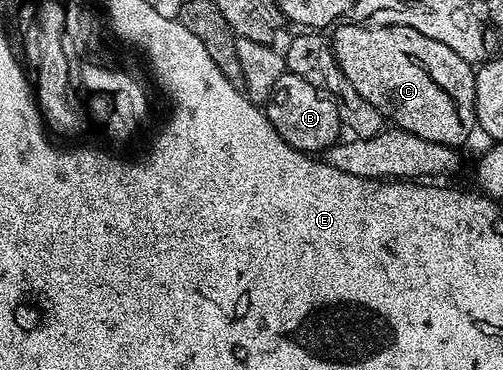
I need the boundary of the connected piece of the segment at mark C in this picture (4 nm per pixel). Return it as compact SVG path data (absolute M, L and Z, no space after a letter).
M342 21L333 31L334 56L344 77L352 81L356 93L368 105L382 114L383 120L391 119L397 130L449 147L461 148L470 134L475 134L475 68L464 57L452 53L448 45L440 45L440 41L432 41L432 37L404 25L365 27L363 23Z

